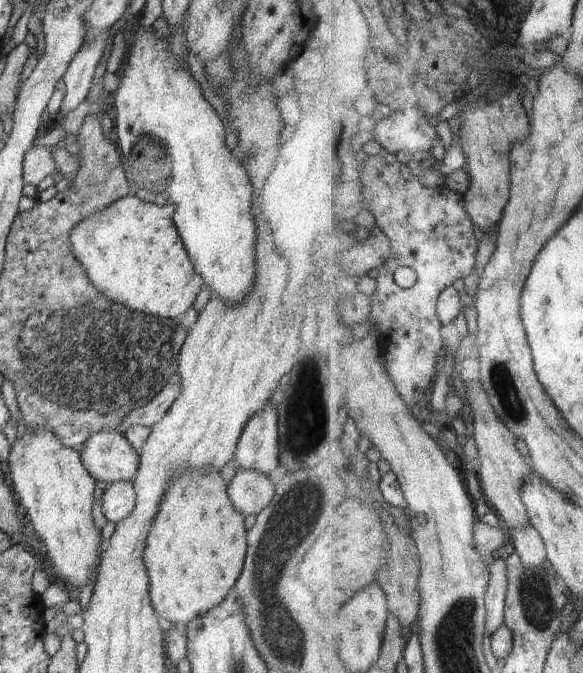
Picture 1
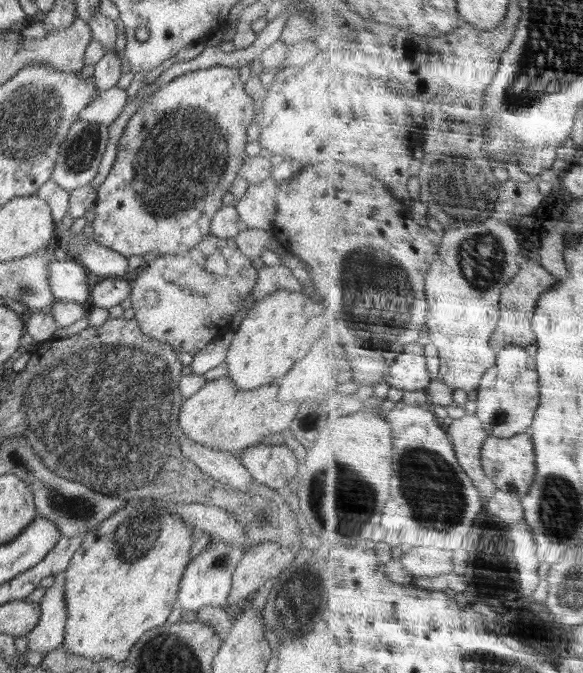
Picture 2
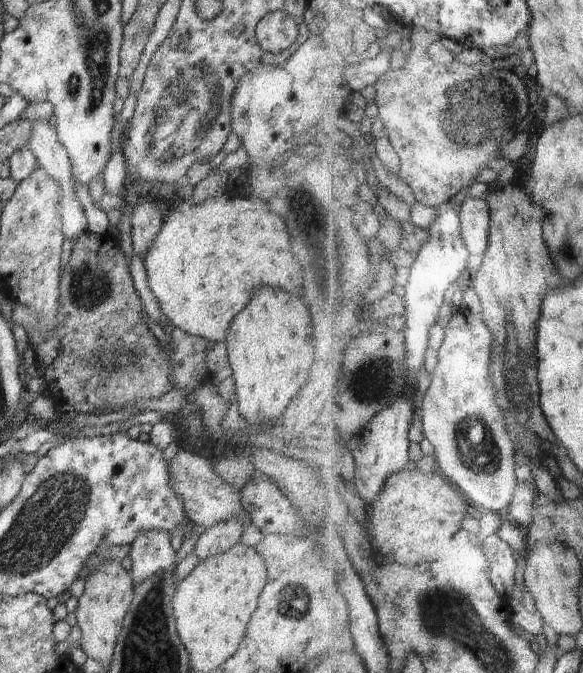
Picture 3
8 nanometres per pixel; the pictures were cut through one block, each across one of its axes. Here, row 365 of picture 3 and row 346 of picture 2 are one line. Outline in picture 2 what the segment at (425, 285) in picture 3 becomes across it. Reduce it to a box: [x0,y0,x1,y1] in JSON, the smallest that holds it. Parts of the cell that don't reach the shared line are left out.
[386,342,433,391]

